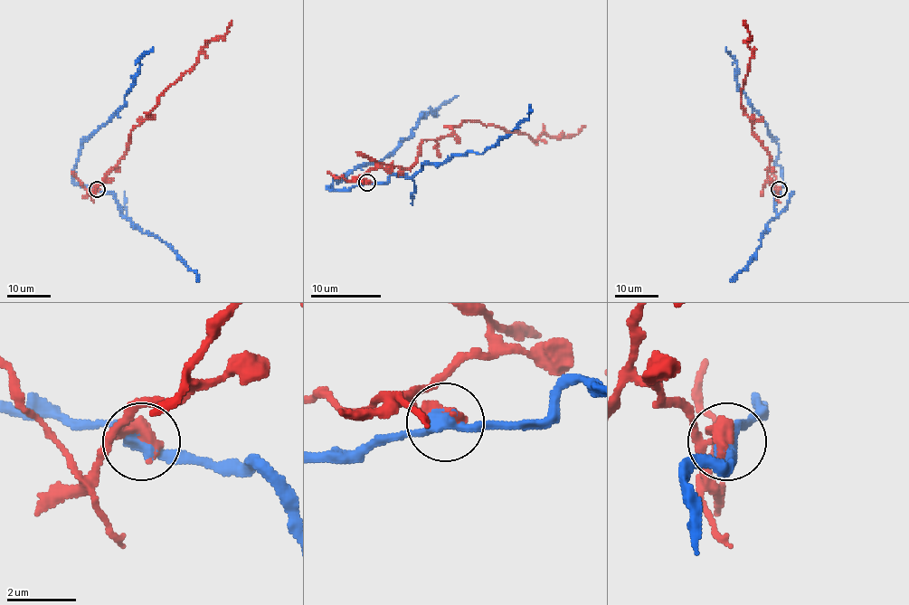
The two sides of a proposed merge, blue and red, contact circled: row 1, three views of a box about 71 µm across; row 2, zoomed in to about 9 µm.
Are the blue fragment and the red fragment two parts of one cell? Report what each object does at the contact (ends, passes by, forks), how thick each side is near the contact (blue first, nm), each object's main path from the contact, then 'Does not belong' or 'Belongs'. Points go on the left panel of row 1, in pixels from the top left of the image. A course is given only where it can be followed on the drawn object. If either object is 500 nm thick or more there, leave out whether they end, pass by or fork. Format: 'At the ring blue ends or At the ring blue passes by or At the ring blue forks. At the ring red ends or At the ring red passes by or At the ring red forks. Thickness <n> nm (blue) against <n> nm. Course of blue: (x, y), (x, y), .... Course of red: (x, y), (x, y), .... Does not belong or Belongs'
Thickness 320 nm (blue) against 600 nm. Course of blue: (96, 190), (78, 185), (72, 180), (80, 144), (124, 104), (139, 60), (153, 47). Course of red: (96, 190), (127, 147), (131, 130), (231, 20). Does not belong

